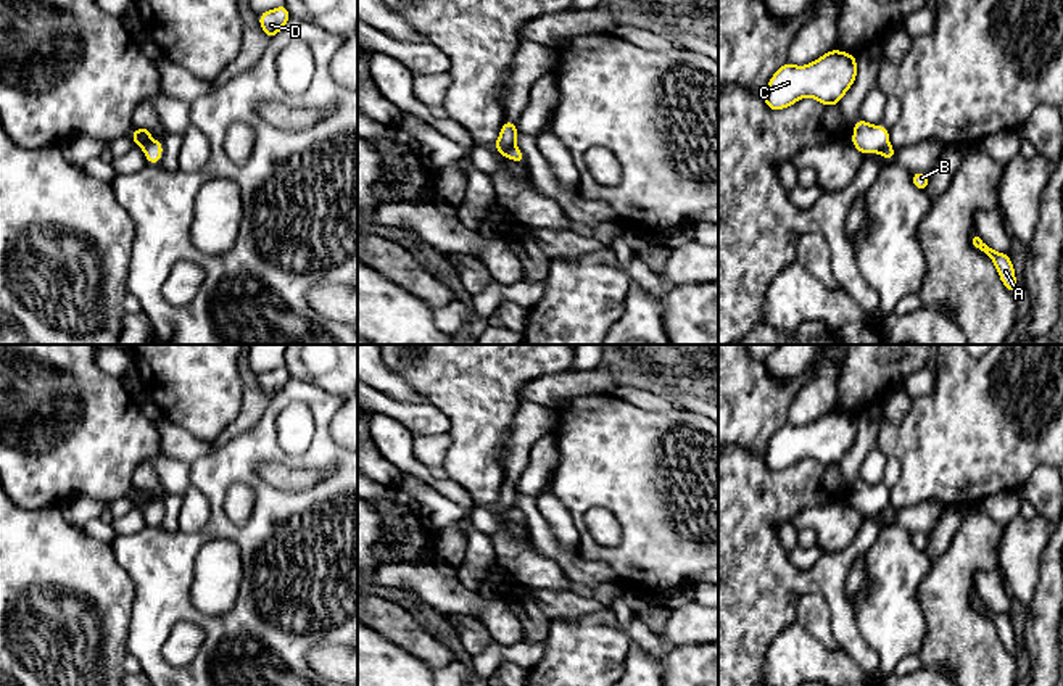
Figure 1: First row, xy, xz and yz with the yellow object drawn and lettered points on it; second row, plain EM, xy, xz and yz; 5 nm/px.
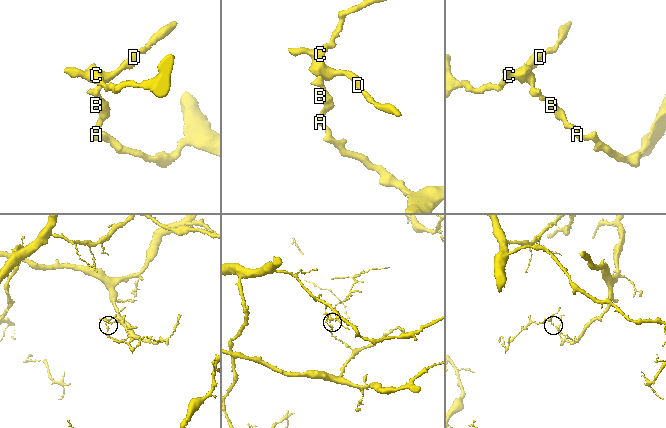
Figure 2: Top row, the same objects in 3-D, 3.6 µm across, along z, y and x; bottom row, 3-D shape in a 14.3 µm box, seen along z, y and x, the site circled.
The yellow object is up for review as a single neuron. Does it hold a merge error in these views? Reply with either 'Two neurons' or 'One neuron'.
Two neurons

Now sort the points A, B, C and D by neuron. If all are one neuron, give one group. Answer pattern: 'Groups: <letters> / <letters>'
Groups: A B / C D

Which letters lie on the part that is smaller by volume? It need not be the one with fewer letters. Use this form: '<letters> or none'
C, D

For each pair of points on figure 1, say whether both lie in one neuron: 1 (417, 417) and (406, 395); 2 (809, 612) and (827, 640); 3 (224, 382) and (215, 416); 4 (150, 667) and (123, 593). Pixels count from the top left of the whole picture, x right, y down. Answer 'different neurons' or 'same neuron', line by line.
1: different neurons
2: same neuron
3: same neuron
4: different neurons

